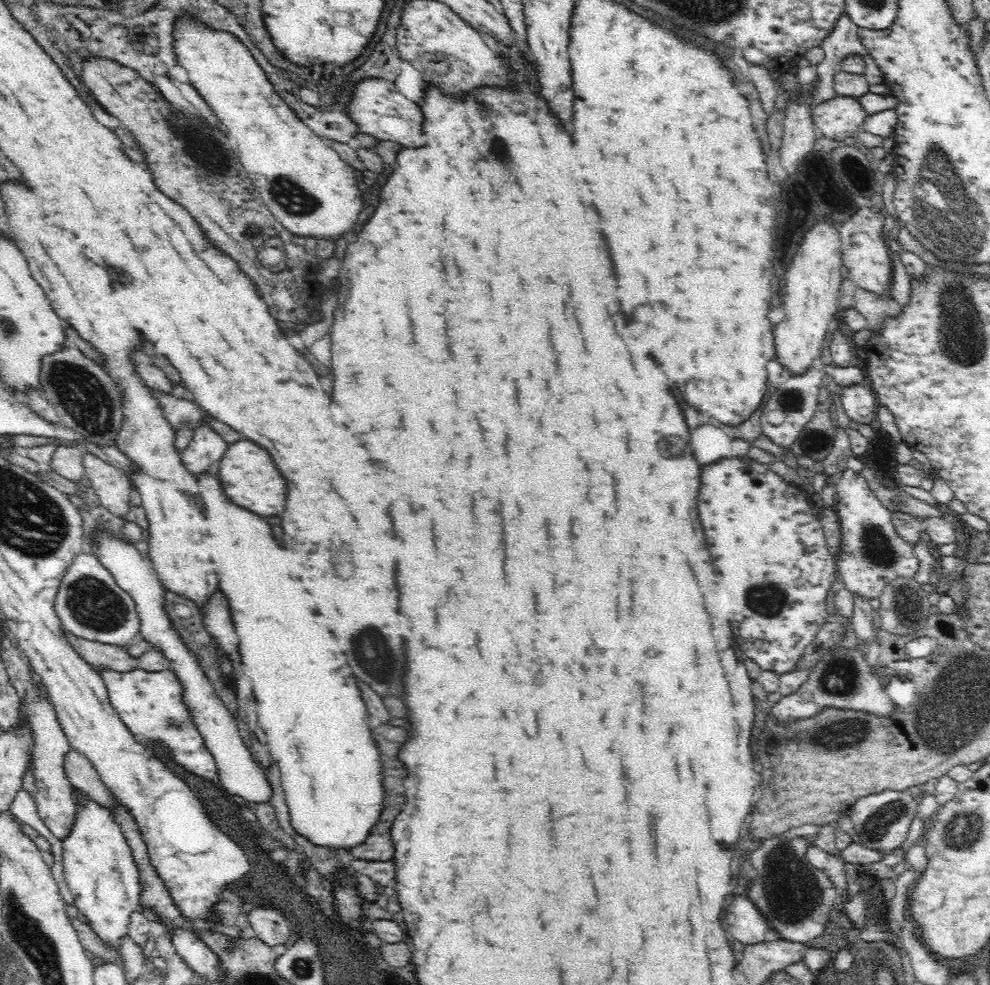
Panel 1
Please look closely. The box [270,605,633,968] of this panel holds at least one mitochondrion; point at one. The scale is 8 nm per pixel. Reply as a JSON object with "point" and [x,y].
{"point":[379,663]}

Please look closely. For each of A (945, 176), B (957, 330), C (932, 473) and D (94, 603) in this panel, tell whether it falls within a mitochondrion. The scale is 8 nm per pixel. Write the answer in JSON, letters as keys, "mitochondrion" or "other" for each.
{"A":"mitochondrion","B":"mitochondrion","C":"other","D":"mitochondrion"}

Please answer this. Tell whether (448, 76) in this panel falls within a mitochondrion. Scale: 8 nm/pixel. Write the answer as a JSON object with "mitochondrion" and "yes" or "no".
{"mitochondrion":"no"}

